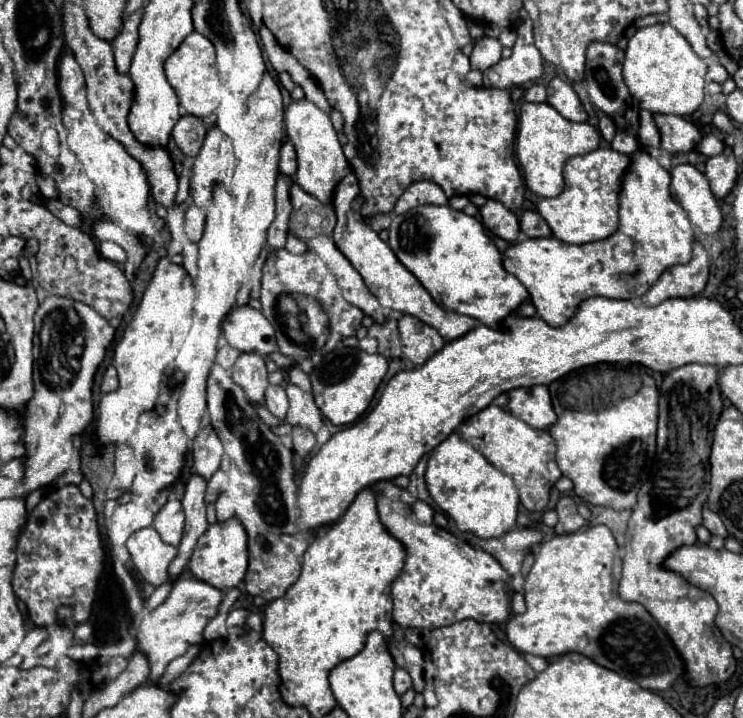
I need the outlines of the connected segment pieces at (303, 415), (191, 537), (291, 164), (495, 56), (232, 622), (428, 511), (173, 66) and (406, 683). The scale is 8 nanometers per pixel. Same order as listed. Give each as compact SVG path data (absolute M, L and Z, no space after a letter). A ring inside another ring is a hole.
M287 383L285 391L289 399L289 413L285 421L291 425L303 425L311 431L317 431L321 427L321 413L313 401L313 395L293 383Z
M191 477L187 481L185 493L181 497L185 527L183 527L183 539L177 545L177 555L169 563L169 581L177 581L187 571L191 553L193 553L199 537L207 531L203 497L205 497L205 481L201 477Z
M285 141L281 145L281 161L279 161L279 171L283 175L293 175L297 169L297 157L295 157L295 147L291 141Z
M487 35L479 37L475 41L475 49L471 53L471 67L479 69L479 71L491 69L501 59L501 51L503 51L503 45L499 39L487 37Z
M243 608L233 609L226 620L226 624L228 627L234 626L243 626L246 622L247 615L249 610Z
M415 499L411 503L411 513L413 513L413 519L417 521L425 521L425 523L431 523L431 517L433 517L433 509L429 503L421 501L421 499Z
M193 31L187 35L179 49L165 61L165 73L167 81L179 95L179 101L189 115L207 117L217 109L217 103L221 101L221 79L215 67L215 47L201 33Z
M395 669L395 675L393 675L393 689L397 695L403 695L405 691L409 691L413 685L411 685L411 679L409 675L403 671L403 669Z

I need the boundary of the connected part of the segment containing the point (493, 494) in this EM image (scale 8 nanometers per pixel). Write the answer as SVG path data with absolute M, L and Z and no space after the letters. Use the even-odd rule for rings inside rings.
M453 431L429 453L425 487L431 499L445 509L463 531L489 539L501 537L515 525L519 495L511 475L487 461L475 447L471 447L471 443L467 443L467 439L463 439L463 435L459 435L459 431Z

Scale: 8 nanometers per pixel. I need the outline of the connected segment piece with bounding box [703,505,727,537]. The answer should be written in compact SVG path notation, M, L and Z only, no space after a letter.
M703 505L703 525L705 525L711 533L717 533L717 535L721 535L721 537L725 537L725 535L727 535L725 525L721 523L719 515L715 515L715 513L713 513L711 509L707 509L705 505Z

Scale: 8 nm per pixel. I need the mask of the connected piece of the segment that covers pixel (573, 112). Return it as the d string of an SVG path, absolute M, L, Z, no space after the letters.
M555 77L547 85L547 91L549 91L547 103L551 103L565 119L569 119L569 121L587 121L587 113L581 107L571 83Z

